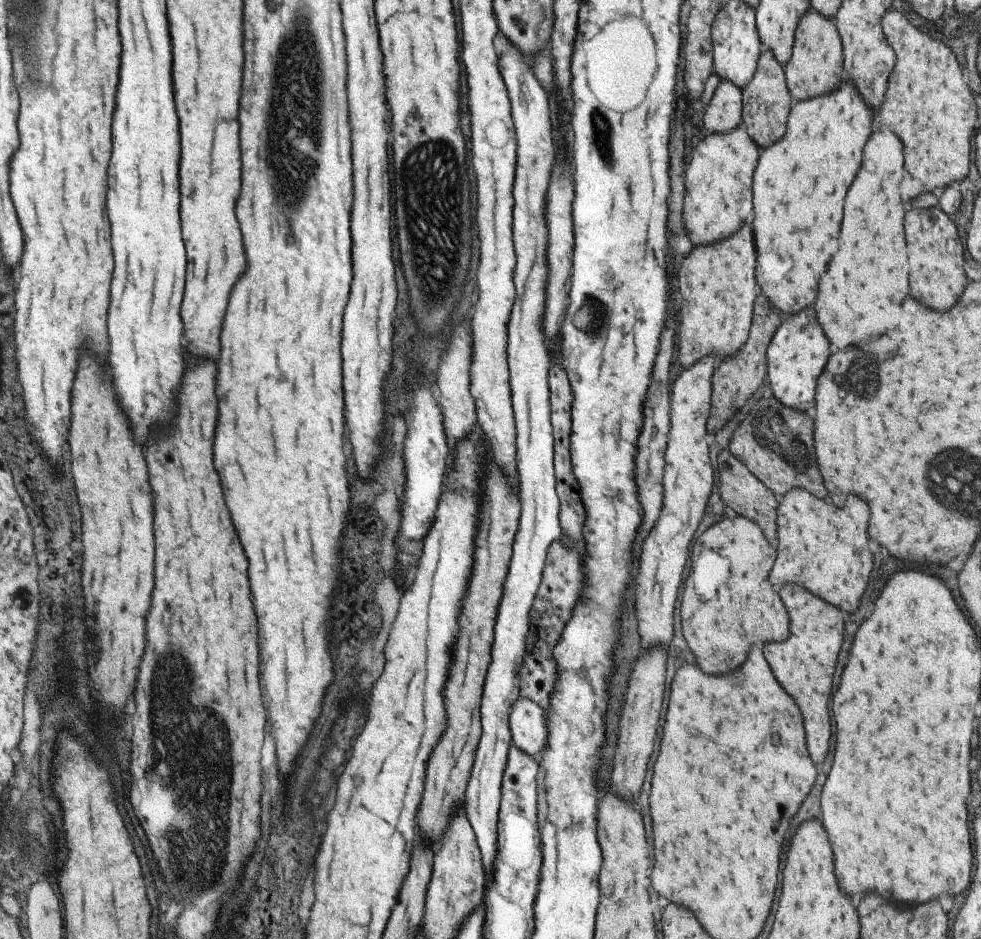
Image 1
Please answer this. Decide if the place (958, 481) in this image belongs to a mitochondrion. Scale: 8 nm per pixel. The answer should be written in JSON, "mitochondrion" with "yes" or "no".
{"mitochondrion":"yes"}

